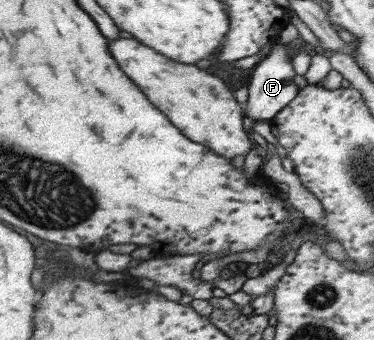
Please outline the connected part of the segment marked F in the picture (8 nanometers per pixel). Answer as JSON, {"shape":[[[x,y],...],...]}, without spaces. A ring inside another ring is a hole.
{"shape":[[[273,43],[271,51],[254,66],[255,71],[252,74],[248,84],[248,100],[245,113],[251,119],[267,120],[270,122],[284,108],[288,107],[300,92],[300,88],[294,84],[294,63],[292,56],[288,52],[290,44]]]}

